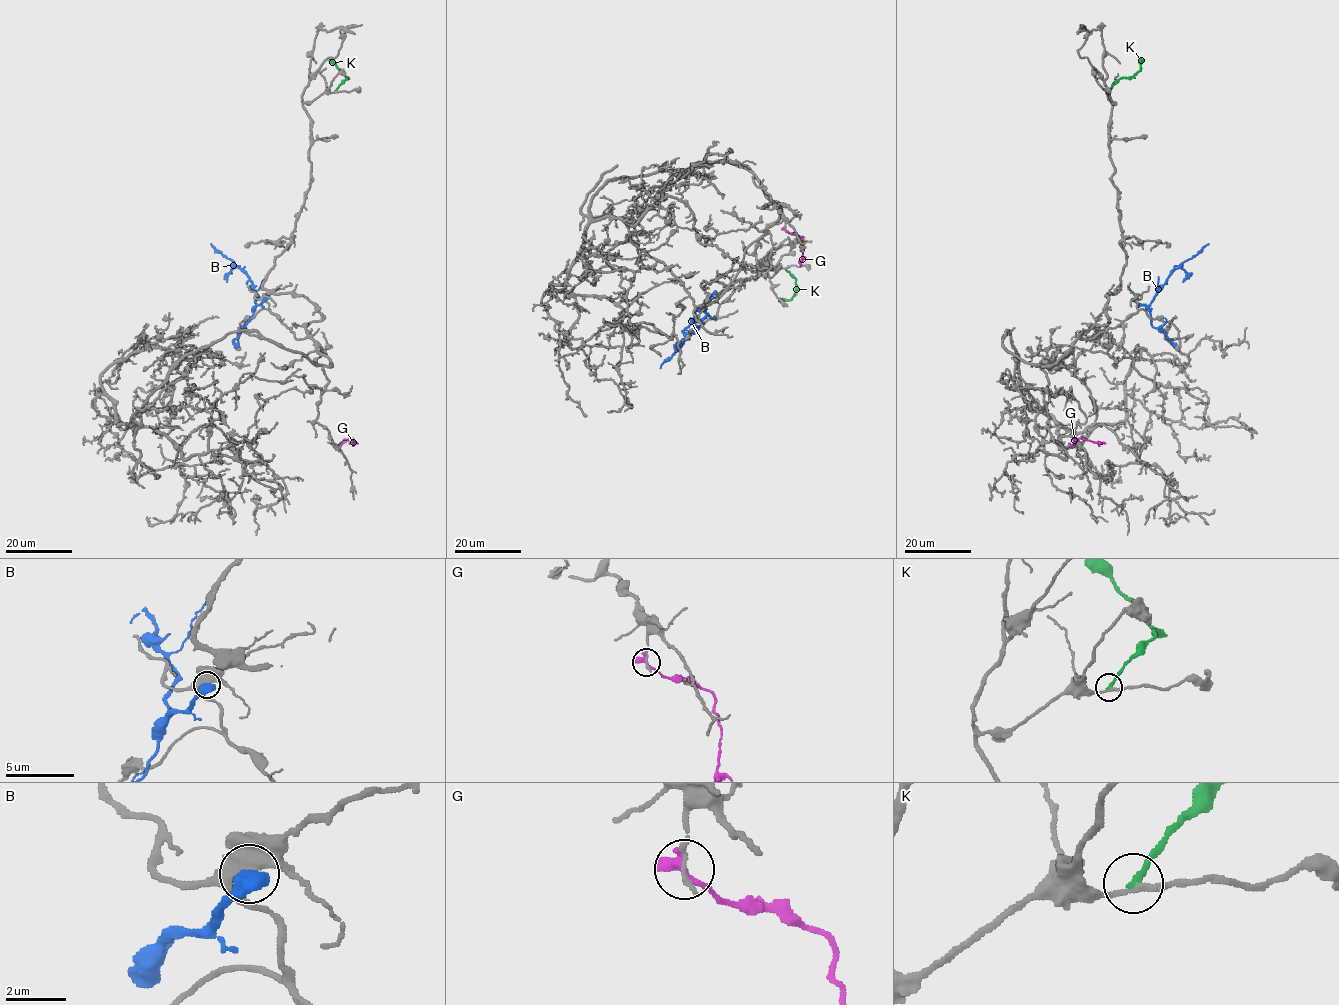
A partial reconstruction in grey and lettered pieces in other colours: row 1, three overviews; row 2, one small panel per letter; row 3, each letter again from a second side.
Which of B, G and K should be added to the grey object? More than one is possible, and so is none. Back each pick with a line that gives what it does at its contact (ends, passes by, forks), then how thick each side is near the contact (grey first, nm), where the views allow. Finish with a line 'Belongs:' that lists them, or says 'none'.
Belongs: none

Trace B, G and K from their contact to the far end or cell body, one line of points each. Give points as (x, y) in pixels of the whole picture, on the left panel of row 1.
B: (265, 298), (255, 305), (257, 294), (249, 277), (210, 243)
G: (335, 445), (352, 438), (350, 443)
K: (335, 91), (347, 78), (329, 59)

